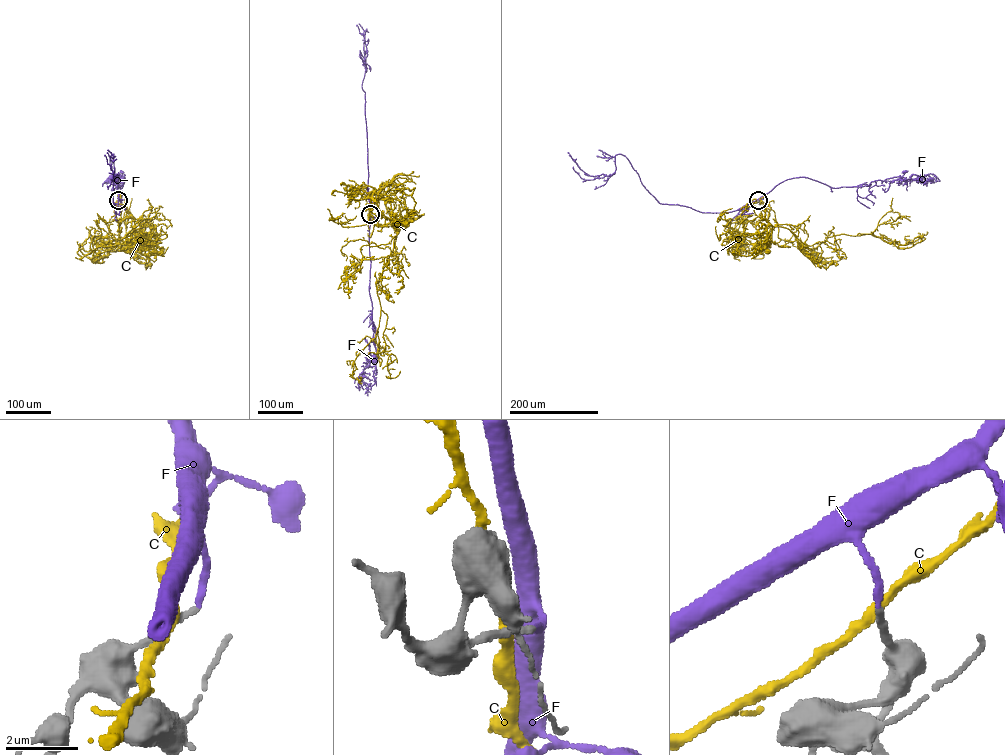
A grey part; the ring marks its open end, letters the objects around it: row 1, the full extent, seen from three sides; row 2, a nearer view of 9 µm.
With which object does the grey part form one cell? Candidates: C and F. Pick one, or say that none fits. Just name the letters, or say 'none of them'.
F

